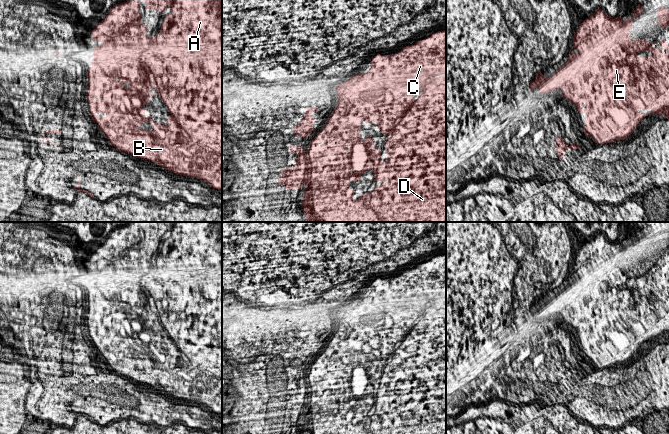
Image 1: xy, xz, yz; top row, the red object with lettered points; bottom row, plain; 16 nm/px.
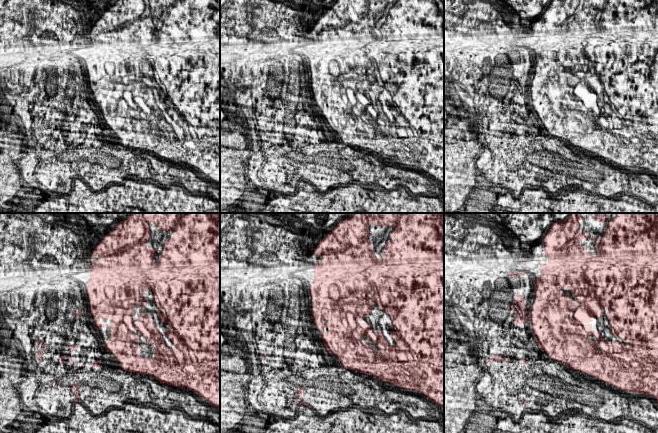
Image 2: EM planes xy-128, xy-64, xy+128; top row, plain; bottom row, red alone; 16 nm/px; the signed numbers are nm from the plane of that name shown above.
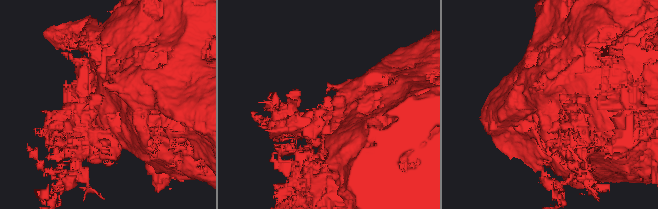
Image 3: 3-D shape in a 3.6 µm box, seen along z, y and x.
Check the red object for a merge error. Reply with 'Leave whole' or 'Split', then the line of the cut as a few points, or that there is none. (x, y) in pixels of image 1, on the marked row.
Leave whole. No split

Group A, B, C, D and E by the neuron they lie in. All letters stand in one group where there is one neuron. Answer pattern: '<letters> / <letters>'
A B C D E

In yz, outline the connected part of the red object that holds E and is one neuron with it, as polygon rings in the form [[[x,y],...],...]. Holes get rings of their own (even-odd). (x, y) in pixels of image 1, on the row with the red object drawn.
[[[638,4],[630,19],[622,19],[621,16],[612,18],[602,9],[597,8],[595,13],[586,18],[574,33],[573,46],[579,54],[575,54],[572,50],[568,62],[555,71],[552,77],[545,78],[540,72],[530,83],[531,90],[538,88],[540,94],[560,88],[563,92],[561,95],[574,104],[579,113],[585,114],[583,132],[585,136],[590,135],[597,144],[626,139],[649,113],[663,115],[669,121],[669,45],[666,41],[659,41],[665,49],[660,51],[660,47],[653,46],[655,41],[650,43],[648,40],[634,40],[629,37],[632,21],[640,16],[642,10],[642,5]],[[645,51],[650,51],[651,56],[637,56],[638,53]]]

